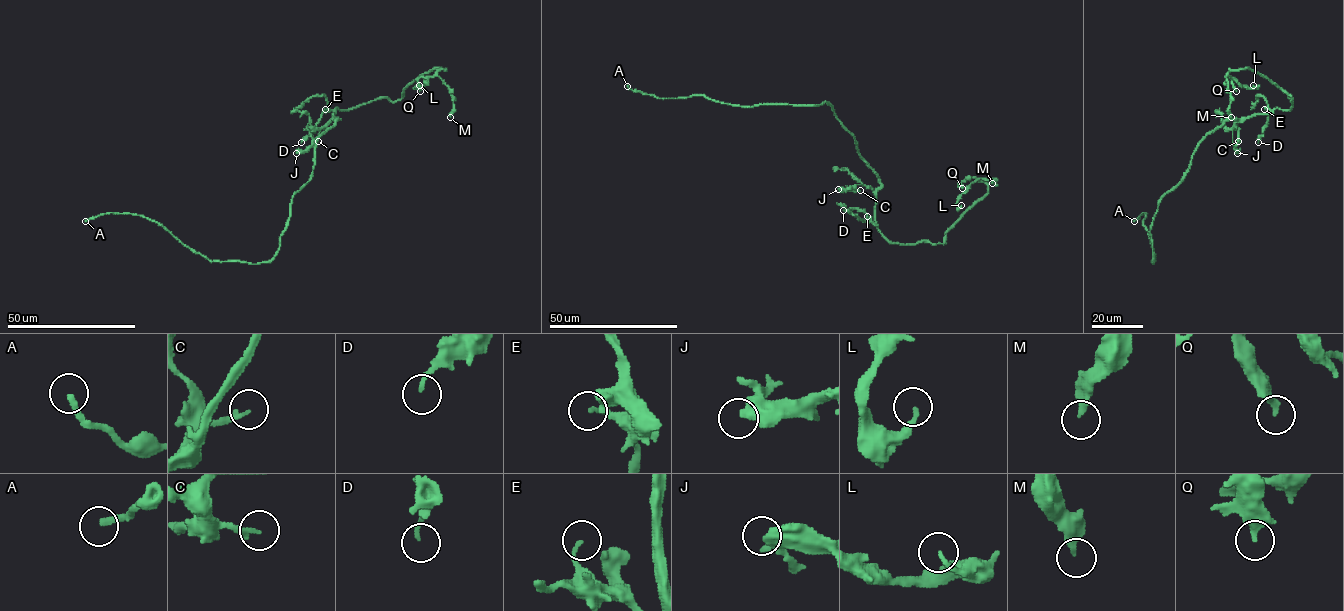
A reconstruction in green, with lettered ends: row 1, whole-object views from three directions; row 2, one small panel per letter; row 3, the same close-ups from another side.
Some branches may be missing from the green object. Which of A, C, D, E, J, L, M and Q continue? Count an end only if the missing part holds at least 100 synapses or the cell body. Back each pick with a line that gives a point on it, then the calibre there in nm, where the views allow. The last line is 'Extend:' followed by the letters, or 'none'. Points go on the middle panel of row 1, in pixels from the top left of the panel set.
Extend: none

